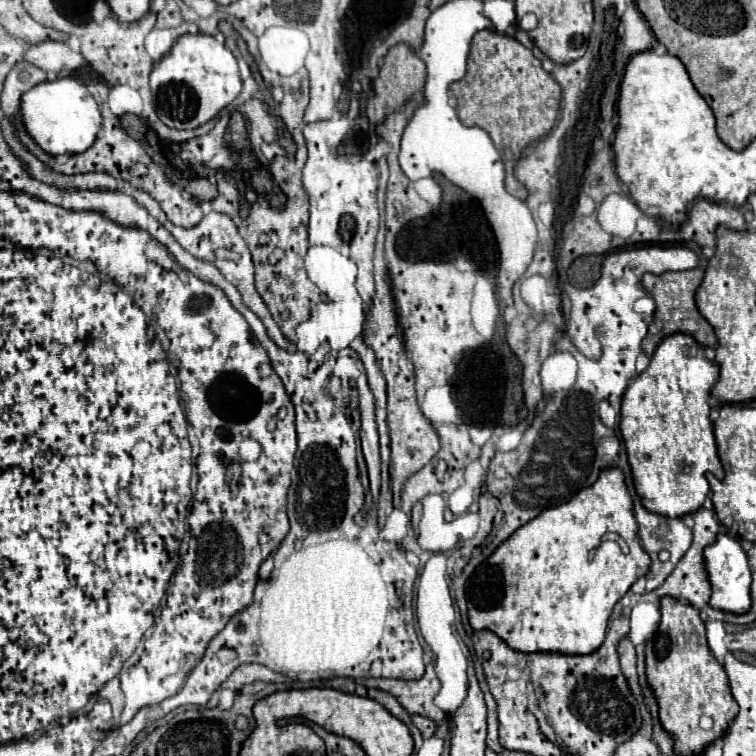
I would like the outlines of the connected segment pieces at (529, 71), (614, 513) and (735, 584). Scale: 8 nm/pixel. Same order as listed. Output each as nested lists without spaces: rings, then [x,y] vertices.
[[[481,30],[473,36],[467,74],[449,88],[457,96],[461,122],[465,126],[485,128],[505,162],[509,162],[509,152],[519,158],[527,144],[553,128],[561,98],[559,84],[541,68],[533,52],[519,40],[495,30]]]
[[[607,468],[601,472],[601,476],[597,478],[597,482],[591,486],[591,488],[585,488],[581,490],[575,498],[571,498],[569,502],[561,504],[561,506],[555,506],[555,508],[549,508],[545,512],[541,512],[537,518],[533,518],[531,522],[523,524],[519,530],[515,530],[471,576],[471,580],[467,582],[467,604],[469,604],[469,622],[473,626],[473,630],[493,630],[499,638],[503,638],[509,646],[513,646],[513,650],[521,650],[521,652],[559,652],[559,654],[591,654],[593,650],[597,650],[597,646],[601,646],[603,638],[605,638],[605,630],[607,630],[607,622],[609,622],[609,616],[613,612],[613,606],[615,602],[625,596],[625,592],[617,592],[619,588],[619,582],[613,580],[611,576],[611,582],[597,582],[597,588],[595,588],[595,582],[593,582],[593,590],[599,590],[599,592],[587,592],[587,586],[591,590],[591,572],[589,572],[589,558],[591,558],[591,552],[601,544],[601,538],[607,534],[607,532],[617,532],[619,536],[623,536],[623,540],[627,542],[629,546],[629,558],[633,560],[637,554],[639,554],[639,566],[631,564],[627,566],[627,574],[647,574],[649,572],[649,566],[651,566],[651,558],[649,554],[641,548],[641,542],[637,538],[637,522],[635,522],[635,514],[633,514],[633,506],[631,506],[631,498],[629,498],[629,490],[625,486],[625,478],[623,478],[623,472],[619,468]]]
[[[719,534],[717,542],[703,550],[707,580],[711,584],[711,598],[709,606],[731,612],[731,614],[745,614],[751,610],[751,568],[747,562],[747,554],[741,548],[741,542],[729,534]]]

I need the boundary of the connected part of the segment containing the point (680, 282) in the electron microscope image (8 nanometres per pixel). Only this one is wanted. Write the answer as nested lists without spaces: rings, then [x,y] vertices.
[[[697,266],[693,270],[683,270],[683,272],[665,272],[665,274],[659,274],[659,276],[645,274],[645,278],[643,278],[645,292],[649,296],[653,296],[655,306],[657,306],[655,308],[655,314],[653,314],[653,320],[655,322],[649,324],[649,334],[645,336],[645,340],[641,344],[643,352],[649,358],[653,356],[657,344],[663,338],[667,338],[667,336],[671,336],[675,332],[693,336],[699,342],[699,346],[703,346],[703,348],[707,348],[707,346],[715,348],[717,346],[717,338],[715,338],[715,332],[713,332],[711,324],[701,316],[701,312],[695,306],[695,290],[699,288],[699,284],[703,280],[703,274],[705,274],[705,270],[701,266]]]

